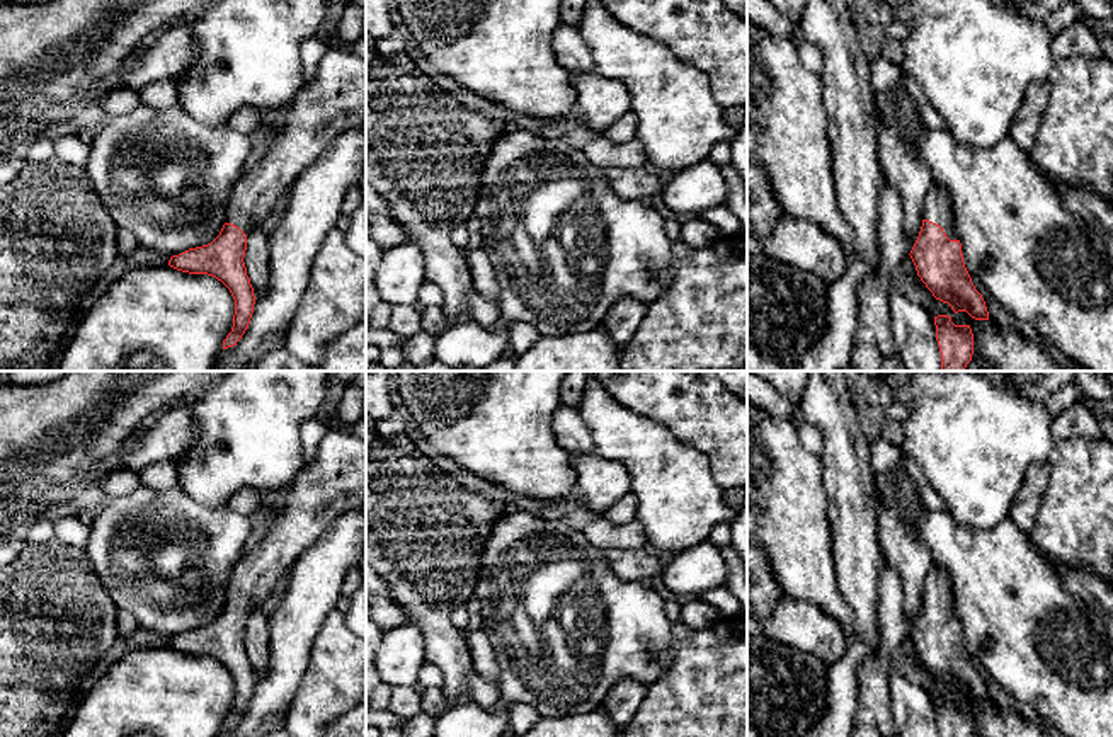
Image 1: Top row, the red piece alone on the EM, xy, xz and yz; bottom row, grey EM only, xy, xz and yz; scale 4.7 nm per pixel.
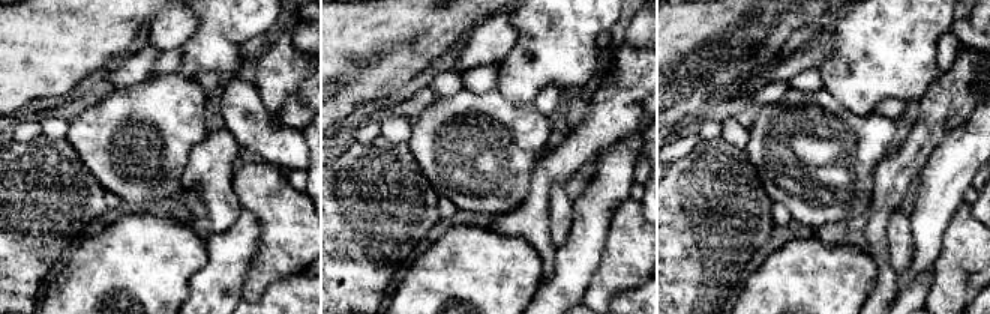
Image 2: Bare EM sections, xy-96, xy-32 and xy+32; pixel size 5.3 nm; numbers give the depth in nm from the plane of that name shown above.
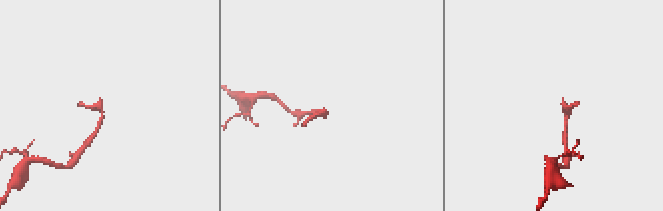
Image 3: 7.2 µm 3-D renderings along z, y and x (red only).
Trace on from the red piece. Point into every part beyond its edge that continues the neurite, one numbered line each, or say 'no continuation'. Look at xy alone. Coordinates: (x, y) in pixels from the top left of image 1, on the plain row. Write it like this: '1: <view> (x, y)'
1: xy (334, 484)

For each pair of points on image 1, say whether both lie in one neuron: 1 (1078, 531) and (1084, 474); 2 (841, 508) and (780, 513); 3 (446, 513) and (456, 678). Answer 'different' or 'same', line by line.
1: same
2: different
3: same

